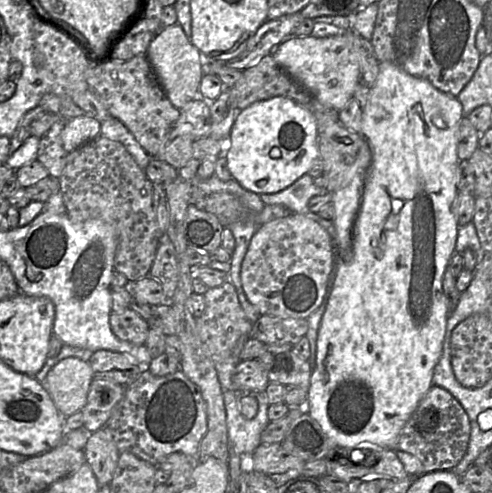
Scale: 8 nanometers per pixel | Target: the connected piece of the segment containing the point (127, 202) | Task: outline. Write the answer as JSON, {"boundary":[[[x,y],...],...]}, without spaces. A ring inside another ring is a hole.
{"boundary":[[[99,135],[68,154],[59,181],[66,214],[71,220],[81,222],[96,218],[109,223],[115,229],[117,247],[114,269],[122,273],[129,282],[135,282],[147,276],[157,248],[161,243],[153,206],[153,183],[147,178],[144,170],[138,166],[126,148],[117,141]]]}

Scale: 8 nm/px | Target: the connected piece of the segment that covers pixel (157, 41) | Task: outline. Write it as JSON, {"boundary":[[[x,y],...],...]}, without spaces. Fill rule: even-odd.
{"boundary":[[[179,23],[162,27],[150,43],[145,57],[149,60],[166,96],[176,108],[182,109],[192,100],[204,100],[199,92],[203,76],[203,55],[188,39]]]}

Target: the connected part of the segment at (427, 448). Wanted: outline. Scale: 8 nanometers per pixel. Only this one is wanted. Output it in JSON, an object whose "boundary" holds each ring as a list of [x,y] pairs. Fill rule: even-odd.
{"boundary":[[[432,385],[402,428],[394,451],[401,450],[415,456],[422,463],[424,471],[451,470],[464,456],[470,438],[470,423],[461,404],[446,389]]]}

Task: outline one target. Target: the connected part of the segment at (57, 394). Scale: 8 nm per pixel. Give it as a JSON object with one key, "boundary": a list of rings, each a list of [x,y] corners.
{"boundary":[[[68,357],[49,370],[43,387],[57,410],[67,418],[86,405],[92,379],[88,362]]]}

